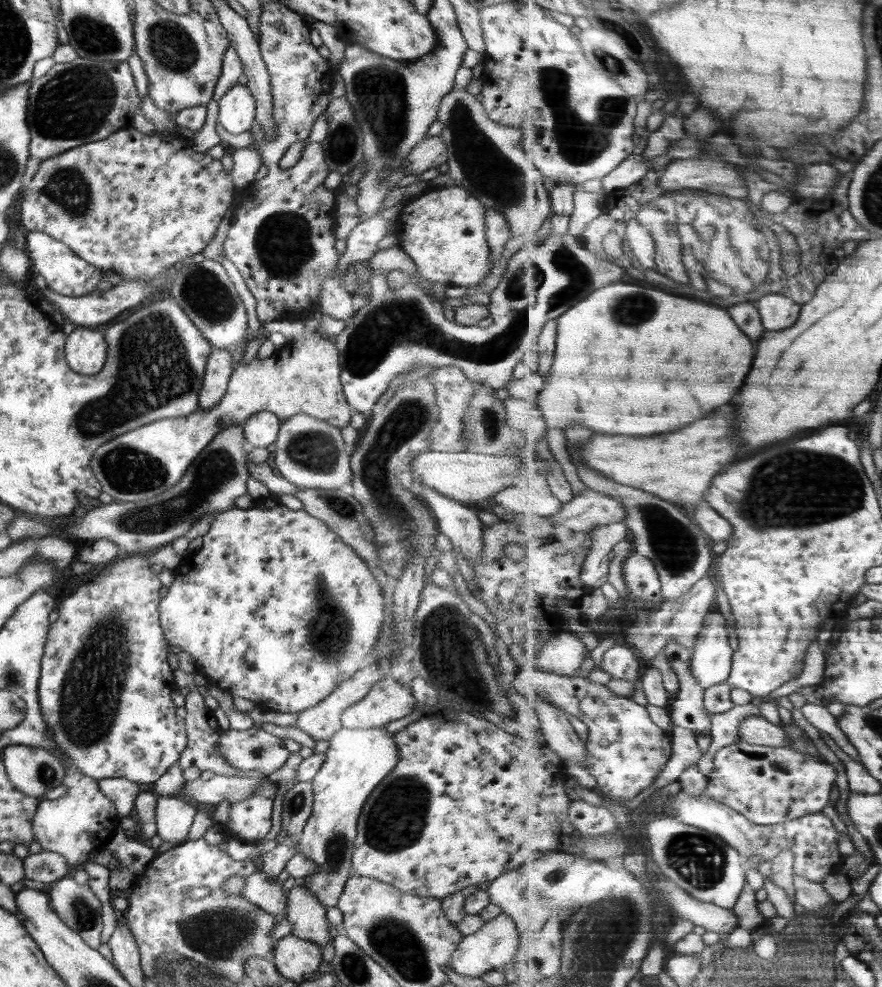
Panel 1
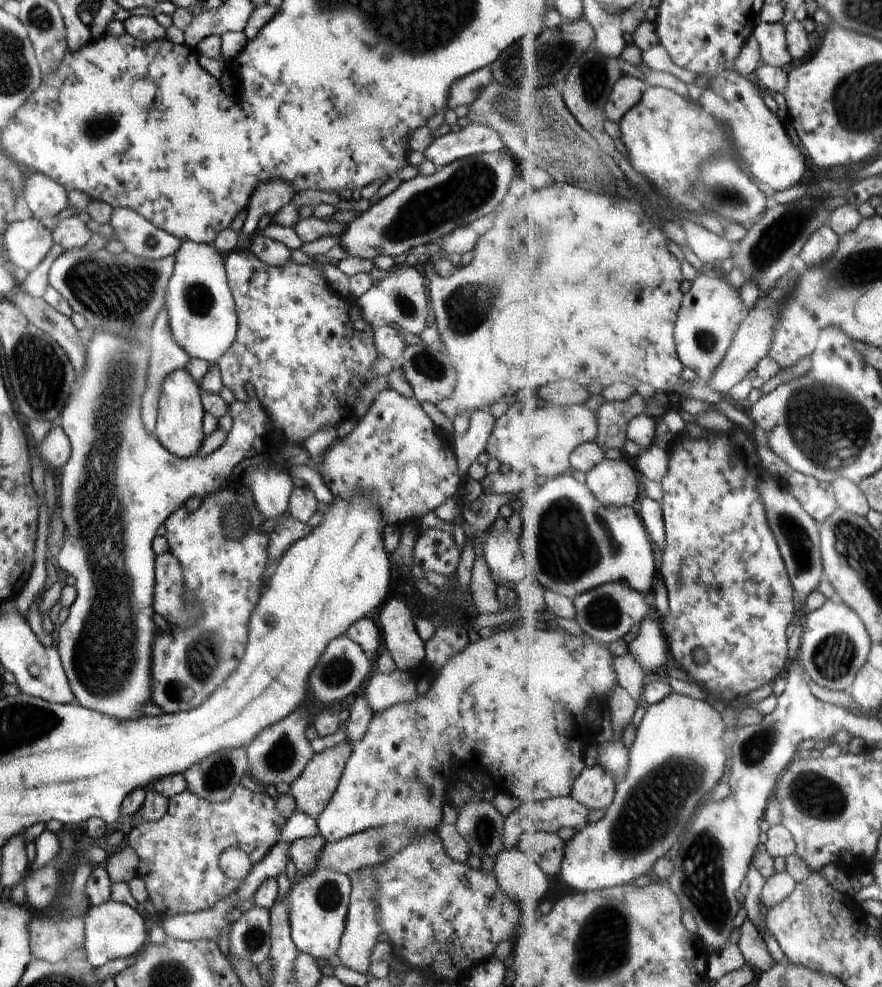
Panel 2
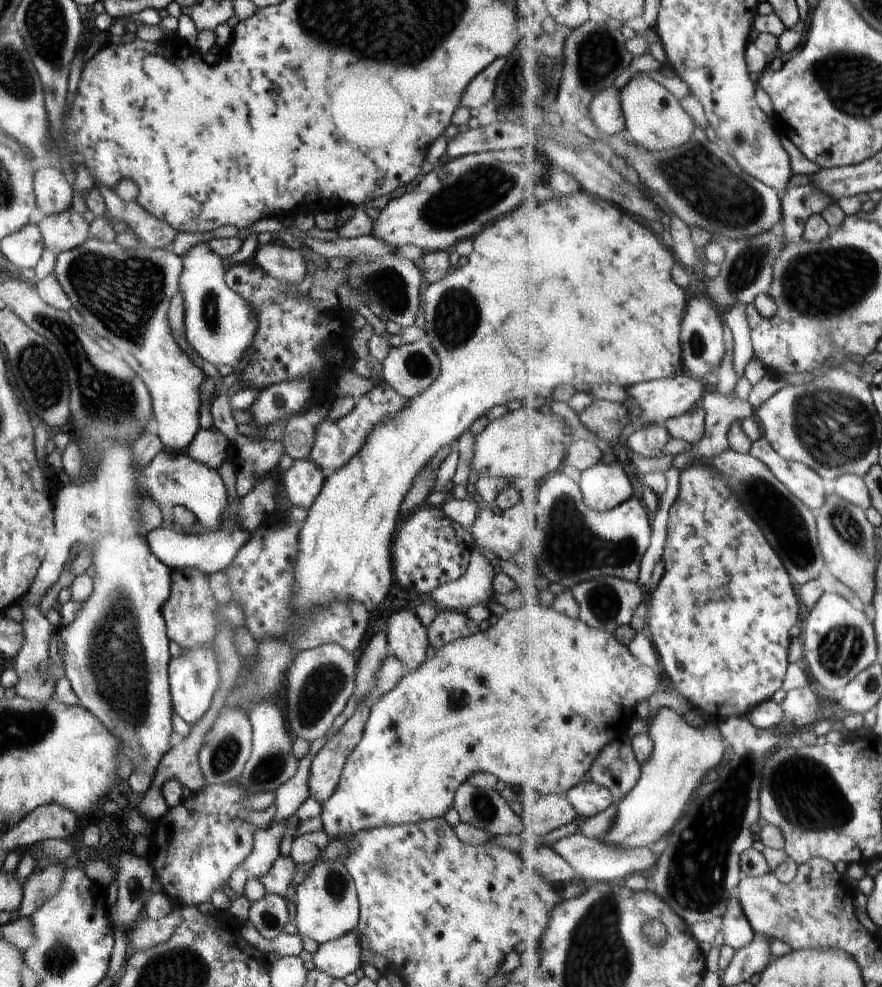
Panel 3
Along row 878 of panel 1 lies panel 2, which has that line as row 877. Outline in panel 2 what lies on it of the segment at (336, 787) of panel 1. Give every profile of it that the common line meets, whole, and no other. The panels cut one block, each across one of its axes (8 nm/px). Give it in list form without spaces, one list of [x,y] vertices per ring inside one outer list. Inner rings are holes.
[[[316,869],[292,884],[287,894],[287,915],[290,936],[298,952],[316,960],[328,960],[337,954],[344,934],[350,893],[348,875],[334,869]]]

